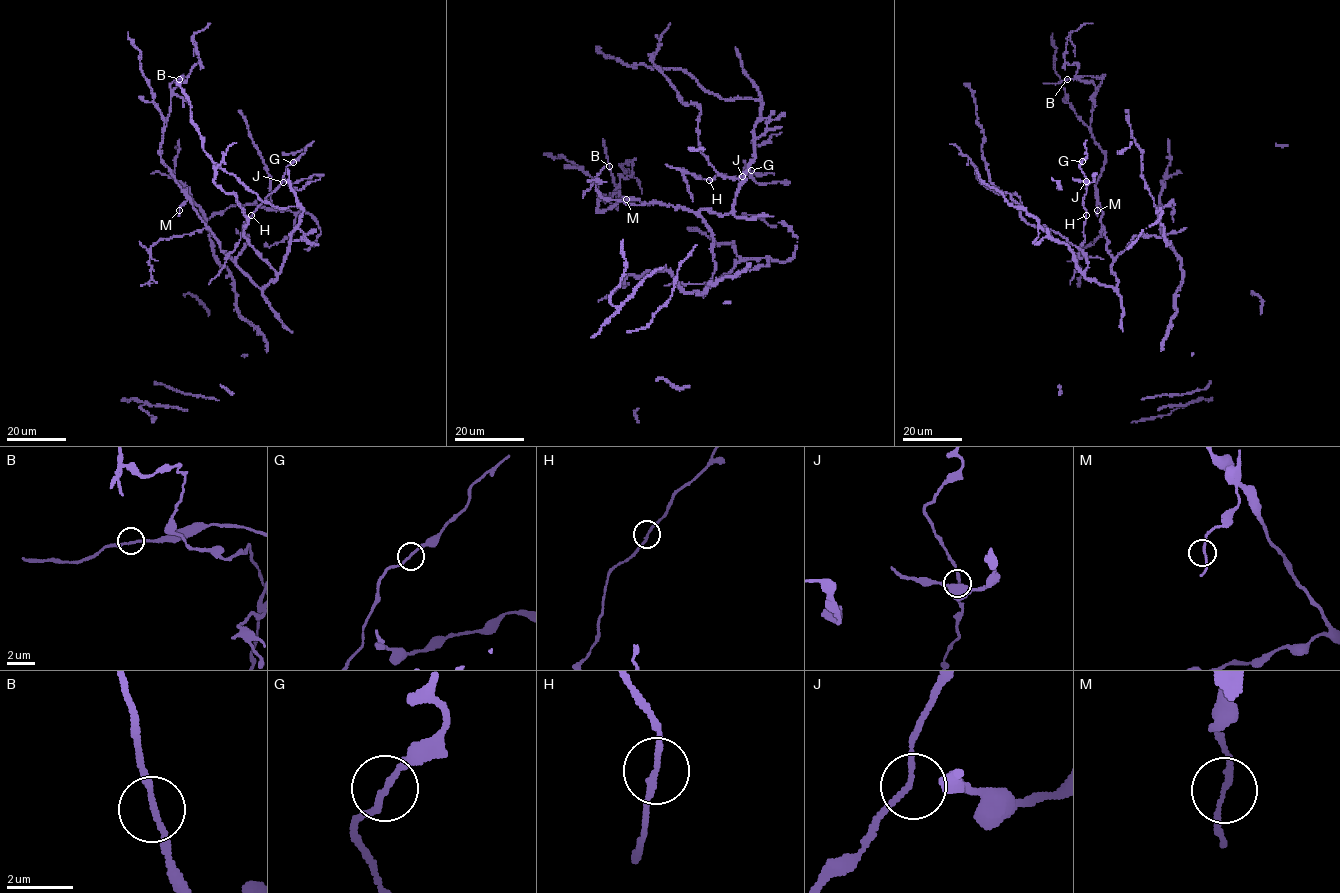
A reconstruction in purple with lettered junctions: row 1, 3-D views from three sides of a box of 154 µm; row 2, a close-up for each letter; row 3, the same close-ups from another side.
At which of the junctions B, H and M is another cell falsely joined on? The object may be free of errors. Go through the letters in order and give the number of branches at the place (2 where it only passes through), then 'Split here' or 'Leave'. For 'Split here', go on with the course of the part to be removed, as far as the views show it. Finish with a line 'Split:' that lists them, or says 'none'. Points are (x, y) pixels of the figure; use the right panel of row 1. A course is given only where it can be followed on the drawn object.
B: Branches: 2. Leave
H: Branches: 2. Split here. Course of the part to remove: (1086, 215), (1083, 204), (1087, 181), (1079, 165), (1087, 156), (1087, 140)
M: Branches: 2. Leave
Split: H

